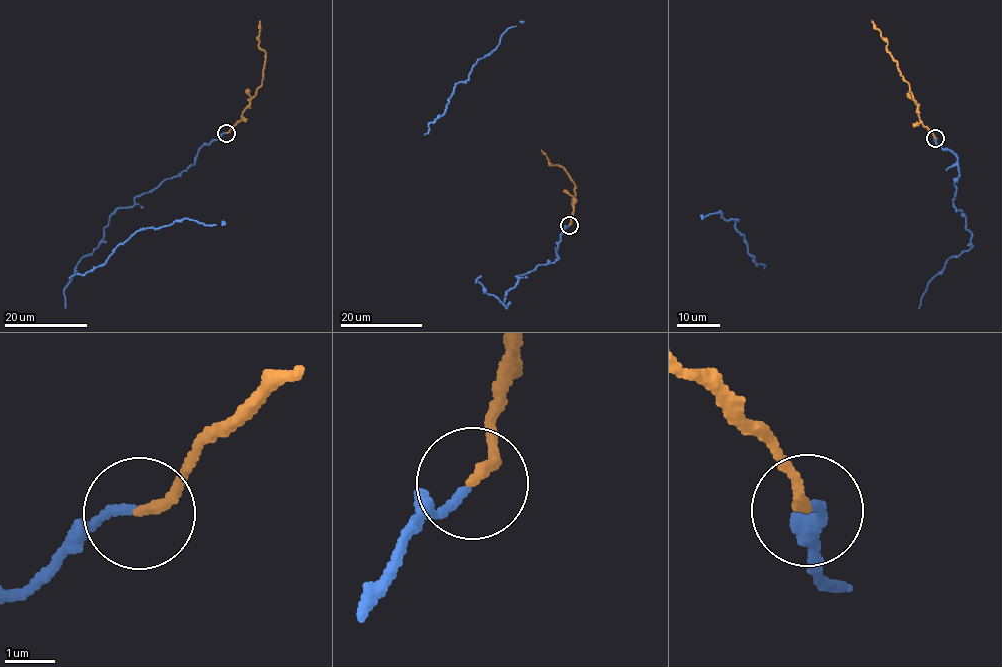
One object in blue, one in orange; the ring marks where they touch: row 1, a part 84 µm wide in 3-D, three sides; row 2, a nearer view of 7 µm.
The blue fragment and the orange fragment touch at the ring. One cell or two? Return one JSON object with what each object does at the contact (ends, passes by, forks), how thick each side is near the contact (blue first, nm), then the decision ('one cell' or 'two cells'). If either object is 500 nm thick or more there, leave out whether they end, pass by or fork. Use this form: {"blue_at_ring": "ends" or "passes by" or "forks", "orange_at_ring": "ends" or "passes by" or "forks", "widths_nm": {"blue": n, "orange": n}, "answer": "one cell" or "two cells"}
{"blue_at_ring": "ends", "orange_at_ring": "ends", "widths_nm": {"blue": 160, "orange": 200}, "answer": "one cell"}

